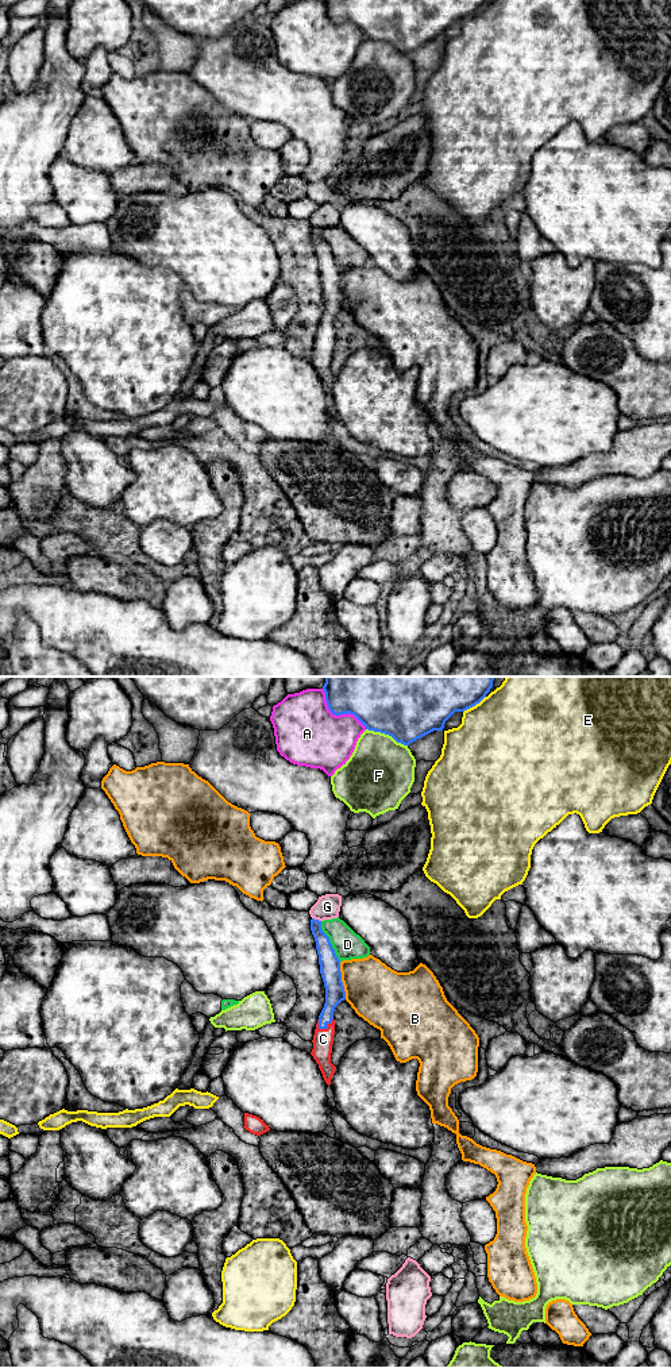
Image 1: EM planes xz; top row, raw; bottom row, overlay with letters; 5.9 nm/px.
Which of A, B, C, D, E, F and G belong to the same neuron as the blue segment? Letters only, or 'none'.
C

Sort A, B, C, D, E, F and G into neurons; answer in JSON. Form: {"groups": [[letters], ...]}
{"groups": [["A"], ["B"], ["C"], ["D"], ["E"], ["F"], ["G"]]}

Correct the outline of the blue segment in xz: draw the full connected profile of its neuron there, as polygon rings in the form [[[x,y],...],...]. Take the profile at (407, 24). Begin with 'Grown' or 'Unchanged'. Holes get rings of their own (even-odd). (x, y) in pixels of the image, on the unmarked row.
Unchanged. [[[324,0],[328,18],[335,24],[354,23],[369,39],[392,45],[409,54],[423,45],[443,39],[455,20],[464,20],[479,12],[489,0]]]

